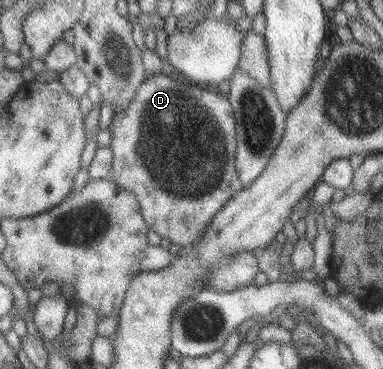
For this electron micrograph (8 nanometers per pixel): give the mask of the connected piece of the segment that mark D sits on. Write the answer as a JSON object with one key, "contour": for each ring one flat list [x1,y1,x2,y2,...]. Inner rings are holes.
{"contour":[[151,74,142,82,135,91,135,96,126,105,126,108,119,112,112,112,110,123,106,130,110,134,110,143,107,145,111,151,111,173,110,179,118,186,132,194,140,208,141,216,144,220,147,230,154,232,162,239,167,239,175,249,186,248,197,241,206,227,212,223,211,217,243,187,238,179,235,167,235,119,229,101,220,94,214,94,212,91,198,89,195,84,188,85,188,82,180,79,170,78,166,74]]}

